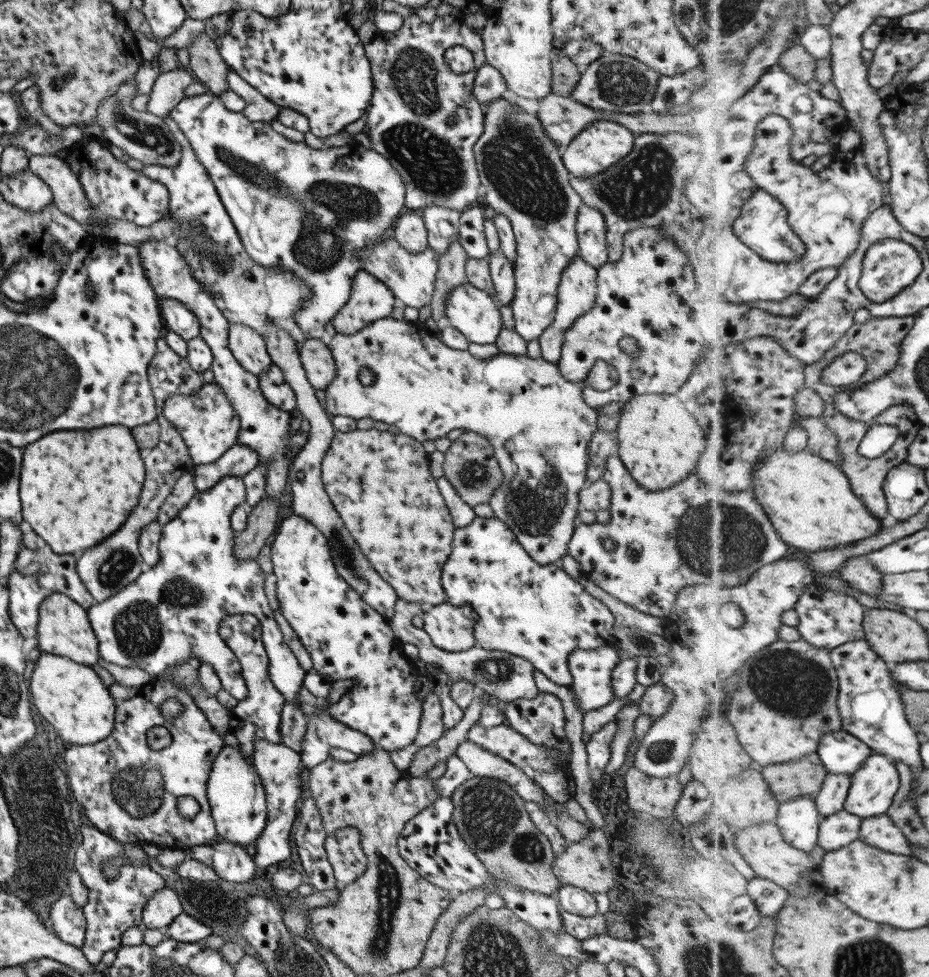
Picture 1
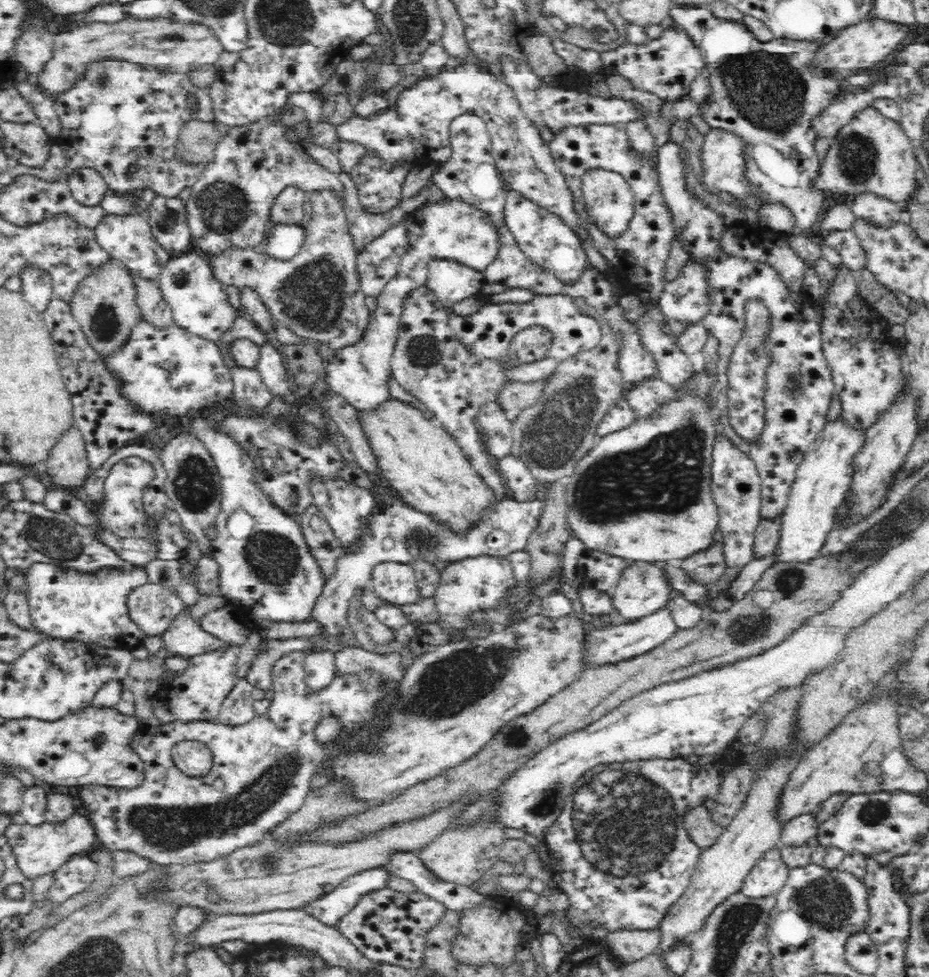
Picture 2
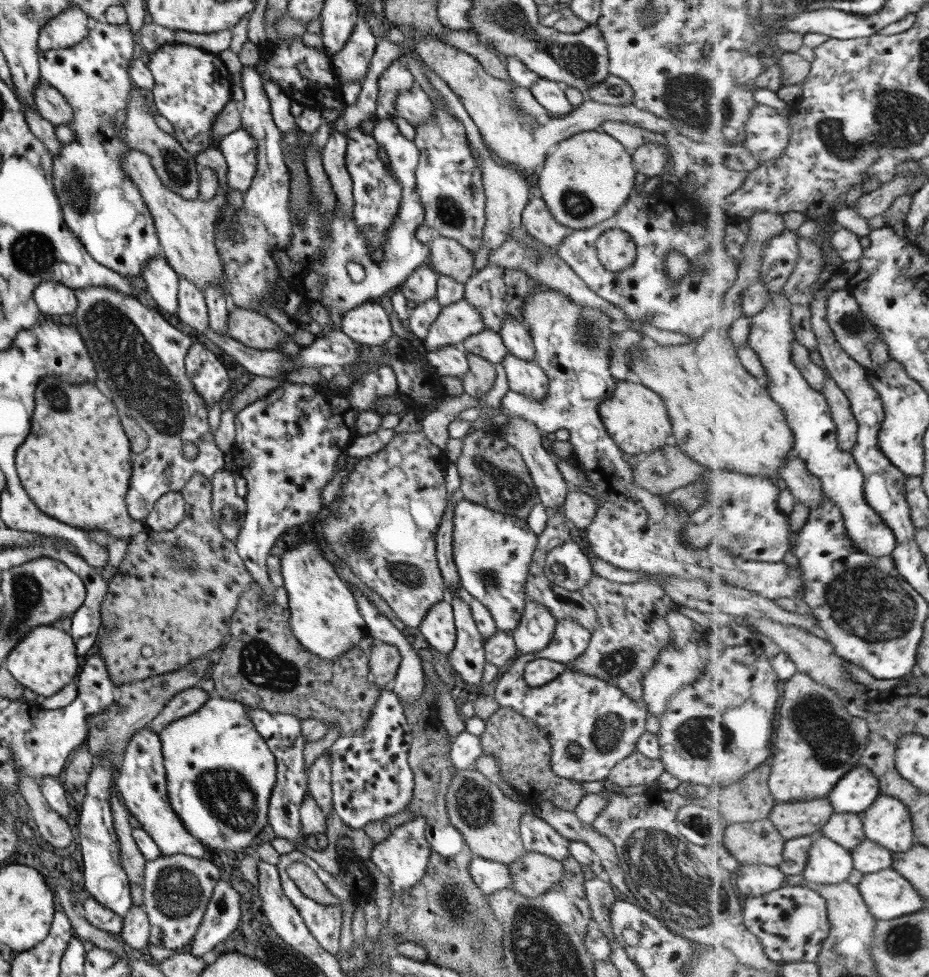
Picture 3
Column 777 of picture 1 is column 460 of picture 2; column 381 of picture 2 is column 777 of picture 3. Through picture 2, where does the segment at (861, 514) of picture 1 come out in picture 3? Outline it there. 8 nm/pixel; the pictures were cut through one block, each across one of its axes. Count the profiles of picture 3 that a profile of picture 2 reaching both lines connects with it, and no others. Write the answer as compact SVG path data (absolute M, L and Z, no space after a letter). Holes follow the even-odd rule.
M725 326L711 327L699 338L682 345L641 342L631 347L624 358L633 380L663 398L671 422L671 442L692 461L707 469L725 469L761 477L780 476L787 457L794 452L794 431L768 387L741 363L738 349Z

